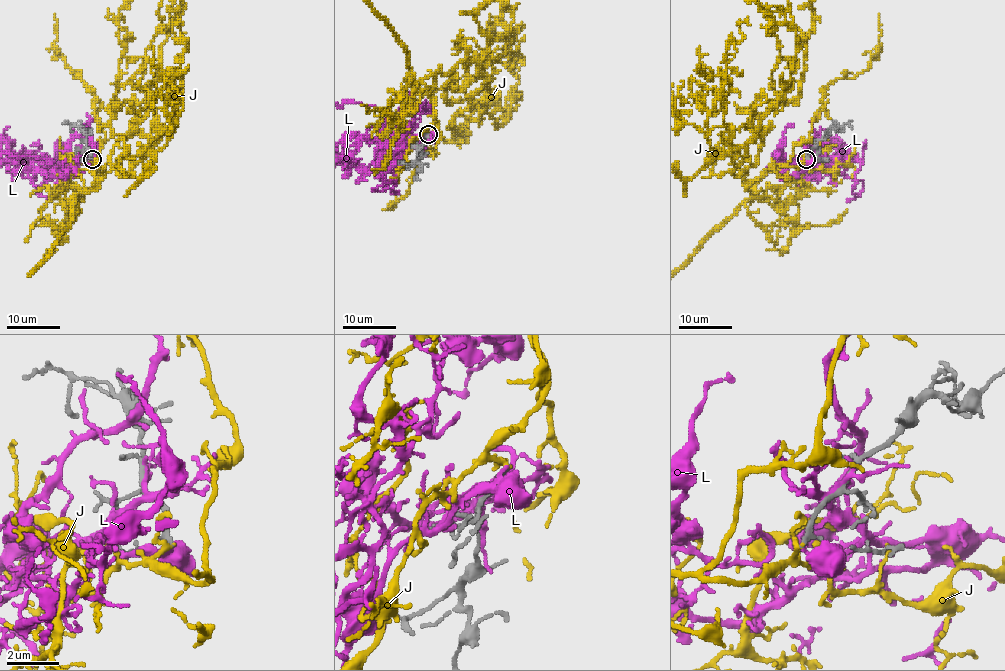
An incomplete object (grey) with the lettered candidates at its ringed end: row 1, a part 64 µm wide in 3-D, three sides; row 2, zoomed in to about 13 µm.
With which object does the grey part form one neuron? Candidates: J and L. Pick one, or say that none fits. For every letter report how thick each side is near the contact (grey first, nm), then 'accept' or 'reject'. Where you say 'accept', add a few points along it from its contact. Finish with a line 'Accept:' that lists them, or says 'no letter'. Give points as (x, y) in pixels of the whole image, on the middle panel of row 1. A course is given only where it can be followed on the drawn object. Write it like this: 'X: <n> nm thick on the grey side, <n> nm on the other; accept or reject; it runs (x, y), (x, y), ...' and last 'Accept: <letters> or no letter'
J: 200 nm thick on the grey side, 150 nm on the other; accept
L: 200 nm thick on the grey side, 400 nm on the other; reject
Accept: J

